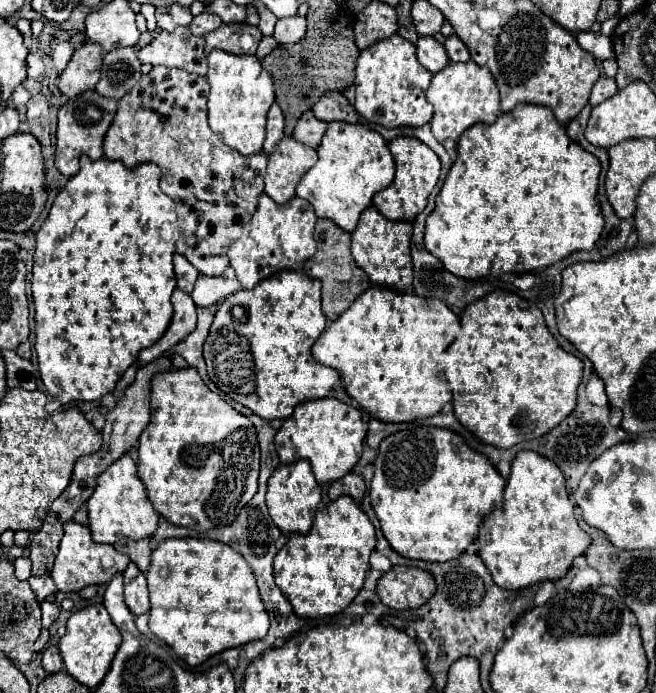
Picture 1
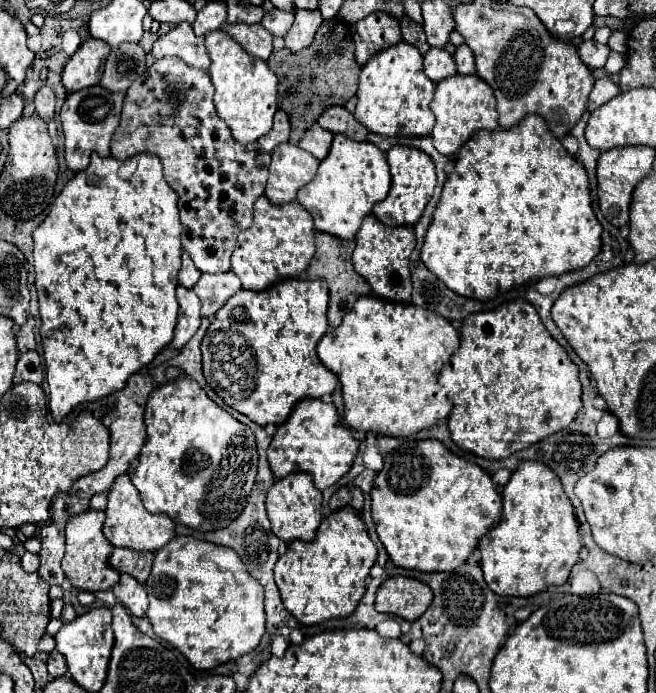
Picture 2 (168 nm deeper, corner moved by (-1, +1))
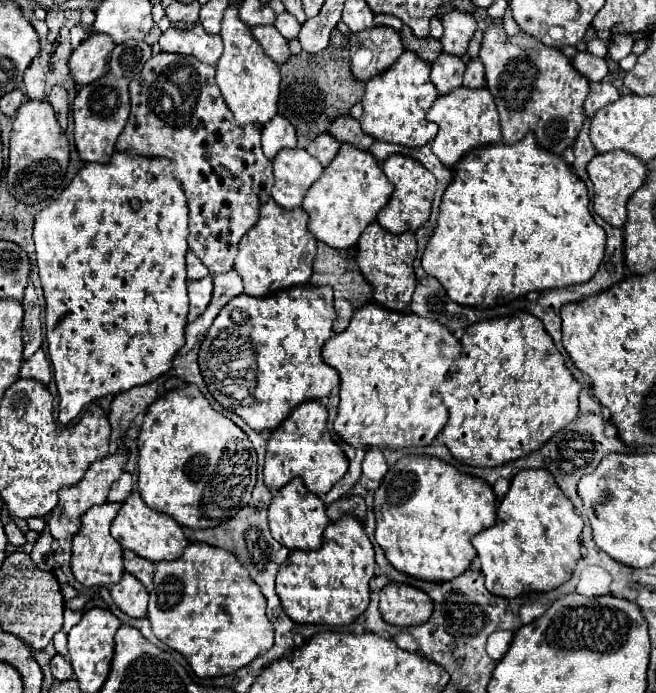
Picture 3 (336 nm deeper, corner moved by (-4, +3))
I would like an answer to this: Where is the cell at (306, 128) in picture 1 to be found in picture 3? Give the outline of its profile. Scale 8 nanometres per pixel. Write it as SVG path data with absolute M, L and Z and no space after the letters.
M322 133L320 137L316 137L310 145L308 145L308 153L312 155L312 157L316 157L324 167L336 157L336 153L338 153L338 149L340 149L340 143L330 135L330 133Z

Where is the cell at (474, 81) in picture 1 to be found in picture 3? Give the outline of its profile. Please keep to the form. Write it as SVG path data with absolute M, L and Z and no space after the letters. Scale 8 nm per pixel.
M464 85L456 87L456 91L452 89L452 93L440 95L426 117L438 125L438 135L432 141L432 151L446 167L452 167L474 147L502 141L494 97L486 87L480 89L468 89Z

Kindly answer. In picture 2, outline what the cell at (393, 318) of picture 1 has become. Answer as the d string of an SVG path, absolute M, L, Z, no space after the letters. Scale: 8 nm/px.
M361 297L345 315L343 323L323 335L317 345L317 355L341 381L341 395L345 401L343 423L349 429L387 437L409 437L449 417L453 405L447 395L441 393L437 377L457 349L459 333L447 319L433 315L433 311L413 307L411 303L389 303L379 297Z

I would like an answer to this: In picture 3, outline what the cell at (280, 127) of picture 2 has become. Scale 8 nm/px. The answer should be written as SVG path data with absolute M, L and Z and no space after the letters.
M276 115L262 127L262 151L268 159L274 159L284 147L296 147L296 131L286 117Z

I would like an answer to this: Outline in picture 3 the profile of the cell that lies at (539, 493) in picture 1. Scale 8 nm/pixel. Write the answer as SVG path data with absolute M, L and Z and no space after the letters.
M546 469L518 471L510 483L510 491L498 507L496 523L472 537L472 545L476 547L478 557L482 561L486 589L492 595L510 599L524 593L546 593L564 585L572 577L572 571L580 559L580 533L582 519L576 515L574 503L568 501L556 481L552 481L552 473L546 473Z

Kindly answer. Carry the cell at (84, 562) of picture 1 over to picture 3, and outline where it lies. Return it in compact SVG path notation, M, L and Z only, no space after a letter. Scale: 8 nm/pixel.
M104 503L88 509L80 519L80 531L72 539L72 561L70 569L78 583L92 587L92 585L116 585L124 573L122 561L122 547L110 535L110 523L116 517L120 503Z

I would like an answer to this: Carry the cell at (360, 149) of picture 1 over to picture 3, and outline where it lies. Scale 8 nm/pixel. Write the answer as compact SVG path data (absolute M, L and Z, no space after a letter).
M342 145L334 161L324 169L322 177L308 189L302 201L302 209L310 215L308 229L318 241L334 249L354 247L364 227L376 221L378 211L388 203L392 191L394 185L388 181L370 151L356 149L354 145Z

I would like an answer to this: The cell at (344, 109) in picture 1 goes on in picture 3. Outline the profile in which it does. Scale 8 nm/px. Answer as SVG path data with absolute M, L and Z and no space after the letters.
M344 115L344 117L336 117L336 121L332 121L330 125L330 131L328 131L332 137L336 137L340 143L352 143L356 145L358 149L368 149L374 139L370 135L366 135L360 127L360 123L356 119L352 119L350 115Z

